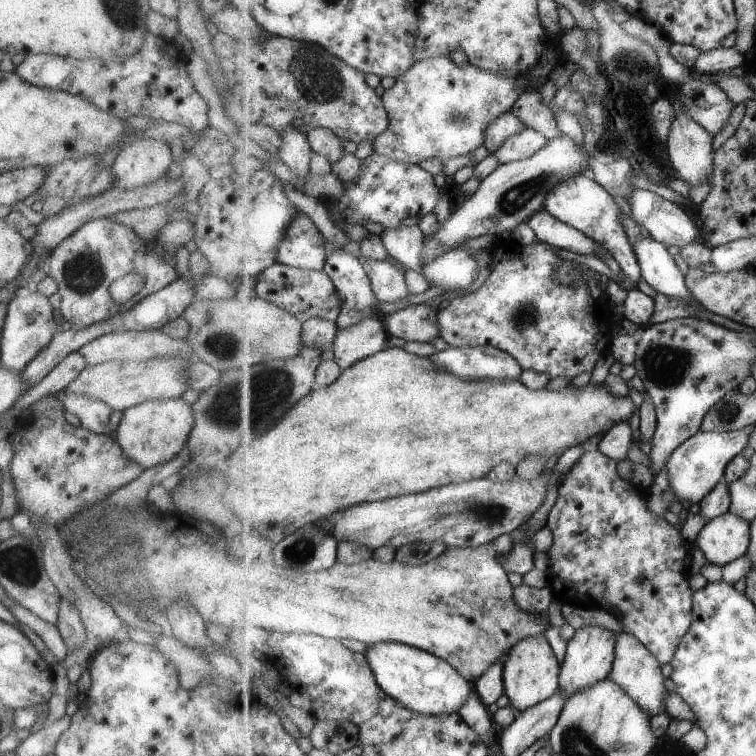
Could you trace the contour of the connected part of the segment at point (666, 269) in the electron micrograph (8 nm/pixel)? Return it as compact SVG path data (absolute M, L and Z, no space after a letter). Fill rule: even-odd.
M640 234L634 246L643 266L643 276L656 291L698 301L689 287L687 276L676 264L667 244L657 241L653 236L644 238Z

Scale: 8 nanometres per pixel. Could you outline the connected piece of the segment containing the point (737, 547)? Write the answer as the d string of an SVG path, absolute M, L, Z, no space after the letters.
M728 511L710 520L699 533L697 542L708 560L725 567L729 562L747 556L753 542L753 526L749 520Z

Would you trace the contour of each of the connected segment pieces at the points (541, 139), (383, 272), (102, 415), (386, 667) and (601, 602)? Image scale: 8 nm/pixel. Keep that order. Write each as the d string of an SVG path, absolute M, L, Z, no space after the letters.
M528 128L520 134L510 137L496 153L501 164L511 163L522 159L529 159L533 154L542 150L550 142L547 136L544 136L536 129Z
M362 255L361 259L381 302L400 302L410 296L405 272L399 271L389 259L371 261Z
M66 393L60 394L60 399L64 402L64 410L76 414L81 420L81 428L91 430L99 435L106 435L111 430L111 416L113 409L105 402Z
M381 642L370 645L366 656L381 687L390 696L422 714L458 713L475 689L475 685L448 661L415 646L399 642Z
M599 449L594 451L586 451L579 460L571 467L571 469L561 477L560 480L560 498L553 508L547 525L552 528L555 534L555 543L552 550L548 553L551 560L550 571L552 577L566 596L573 596L576 592L580 595L586 594L589 603L600 607L612 606L618 612L616 616L623 622L626 630L642 639L642 642L649 646L655 655L660 659L662 664L671 663L684 640L686 634L689 633L690 627L694 620L694 605L695 605L695 591L690 586L690 577L692 576L686 558L690 556L690 551L695 548L695 544L687 542L682 536L681 530L674 526L665 516L658 516L658 514L650 511L650 490L640 488L632 482L622 478L620 470L618 470L618 460L606 456L604 452Z

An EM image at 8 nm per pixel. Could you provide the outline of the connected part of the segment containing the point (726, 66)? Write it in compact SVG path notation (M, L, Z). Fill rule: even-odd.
M720 47L711 51L705 51L696 63L695 71L700 74L712 74L726 72L747 64L747 54L740 52L736 47Z

